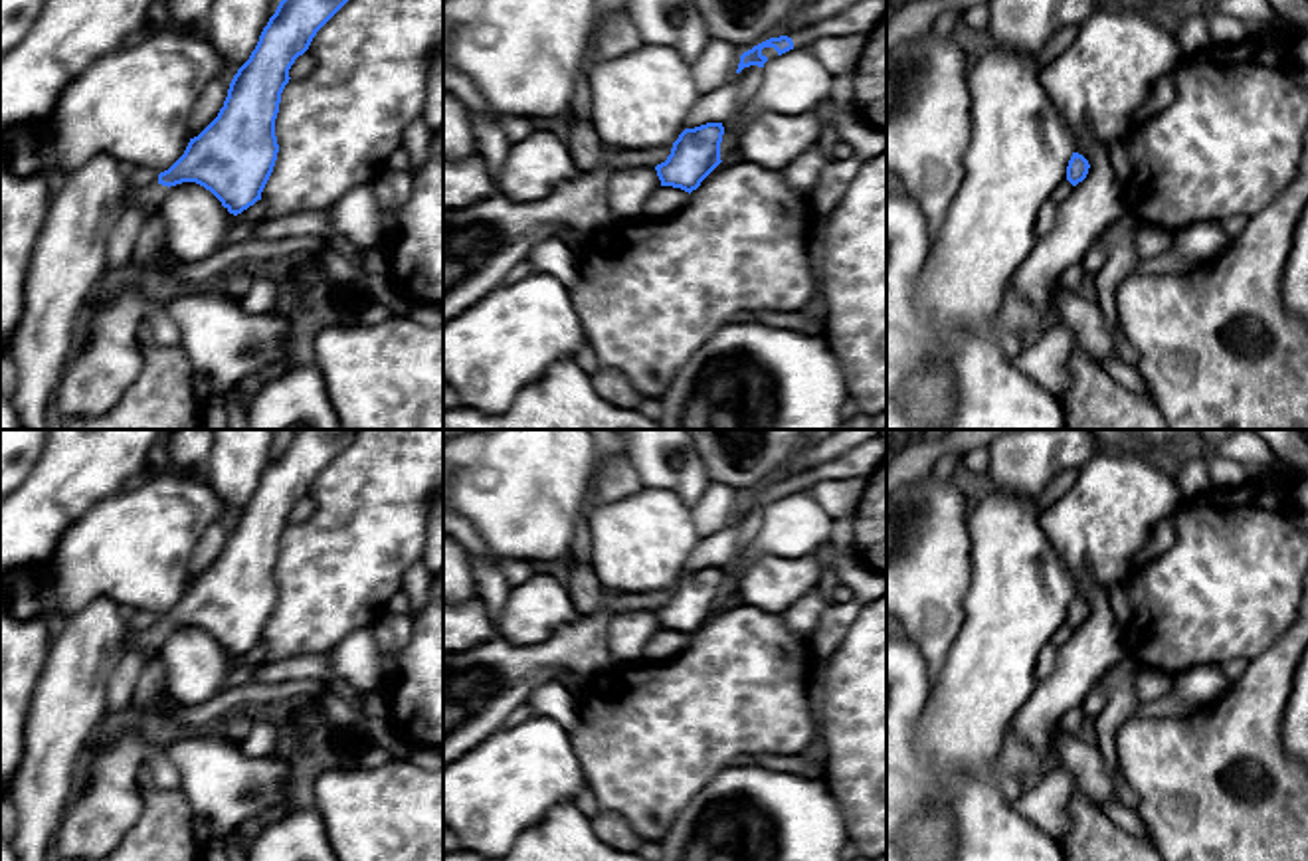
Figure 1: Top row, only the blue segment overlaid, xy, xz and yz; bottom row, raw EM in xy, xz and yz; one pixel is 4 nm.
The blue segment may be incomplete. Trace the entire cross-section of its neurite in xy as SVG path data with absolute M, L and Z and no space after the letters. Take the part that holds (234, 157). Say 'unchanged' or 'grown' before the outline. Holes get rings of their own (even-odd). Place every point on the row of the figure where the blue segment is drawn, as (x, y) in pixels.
grown; M281 0L275 14L263 28L249 59L234 75L224 107L218 117L194 139L184 154L164 172L156 184L129 192L125 206L142 206L150 216L160 214L168 188L182 182L196 182L210 190L222 206L237 216L257 200L273 172L279 144L275 137L275 119L279 113L281 93L289 83L289 69L303 55L317 32L348 0Z

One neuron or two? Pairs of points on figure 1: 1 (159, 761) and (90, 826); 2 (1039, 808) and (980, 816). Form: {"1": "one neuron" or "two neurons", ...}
{"1": "two neurons", "2": "two neurons"}

